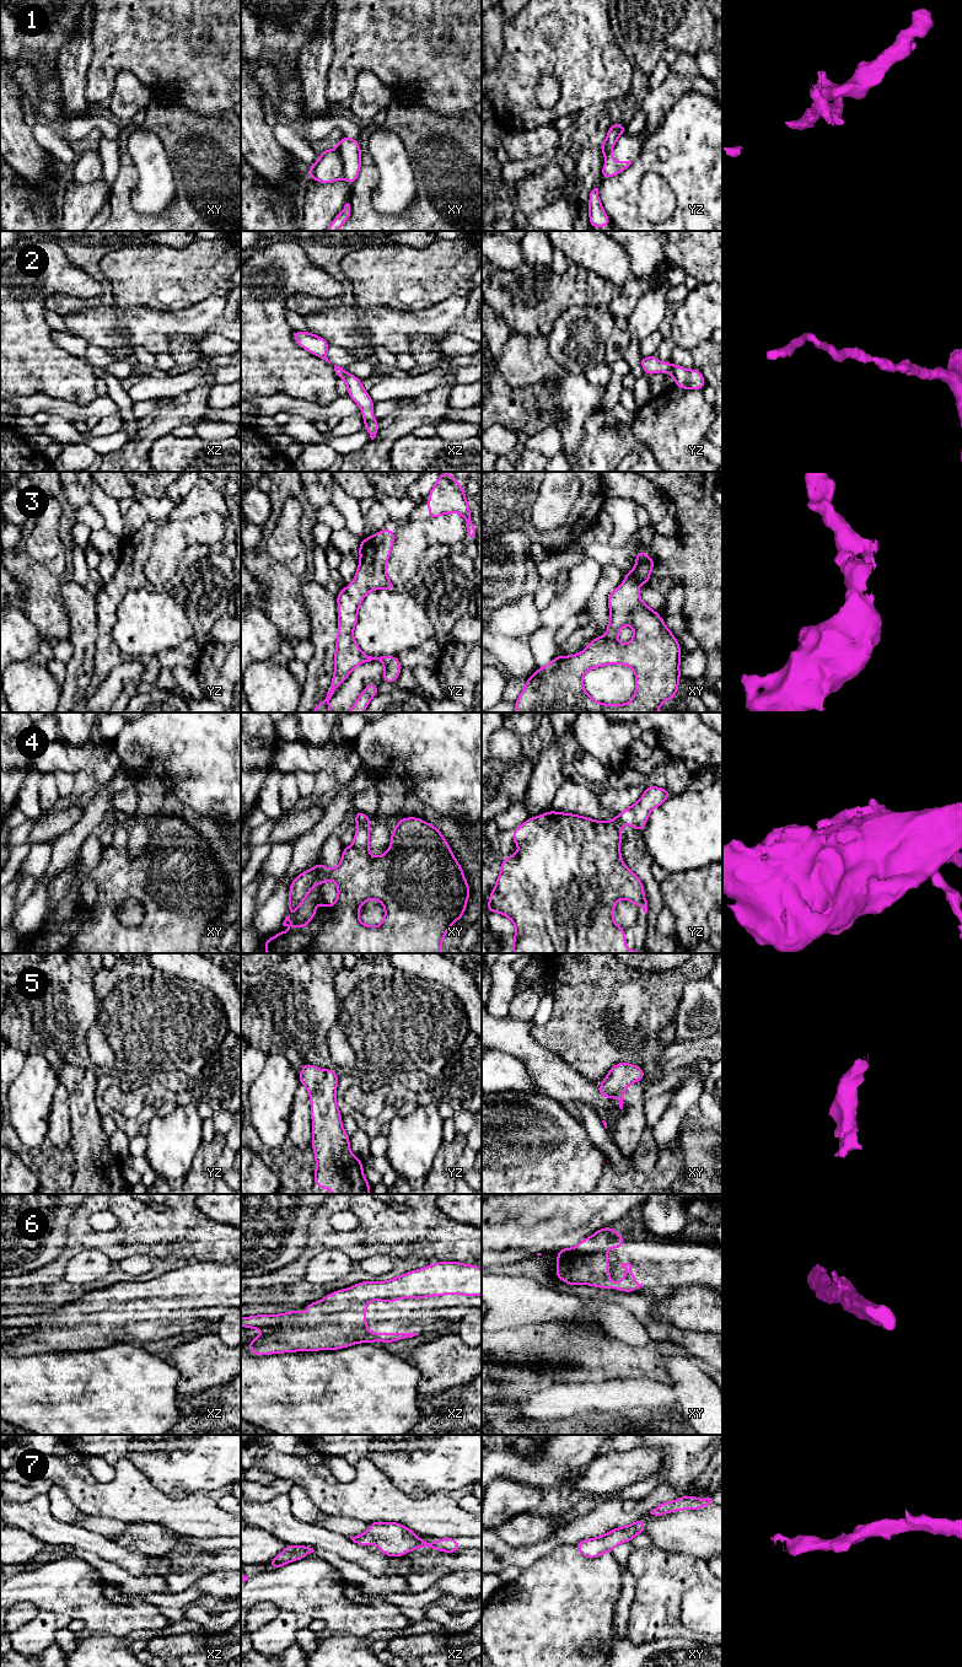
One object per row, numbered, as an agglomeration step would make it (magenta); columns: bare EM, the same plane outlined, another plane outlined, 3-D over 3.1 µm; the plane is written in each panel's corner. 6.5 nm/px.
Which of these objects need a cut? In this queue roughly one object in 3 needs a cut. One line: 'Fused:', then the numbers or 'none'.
Fused: 1, 4

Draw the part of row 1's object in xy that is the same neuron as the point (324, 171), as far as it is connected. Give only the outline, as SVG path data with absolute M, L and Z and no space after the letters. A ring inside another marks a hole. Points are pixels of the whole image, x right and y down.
M322 149L322 156L306 173L318 183L332 183L342 179L344 168L339 151Z

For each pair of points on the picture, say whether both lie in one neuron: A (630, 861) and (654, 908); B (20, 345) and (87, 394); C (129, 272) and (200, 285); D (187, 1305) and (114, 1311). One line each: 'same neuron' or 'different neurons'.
A: same neuron
B: same neuron
C: same neuron
D: same neuron

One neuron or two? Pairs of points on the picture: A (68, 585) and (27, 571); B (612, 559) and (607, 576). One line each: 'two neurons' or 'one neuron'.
A: two neurons
B: two neurons

